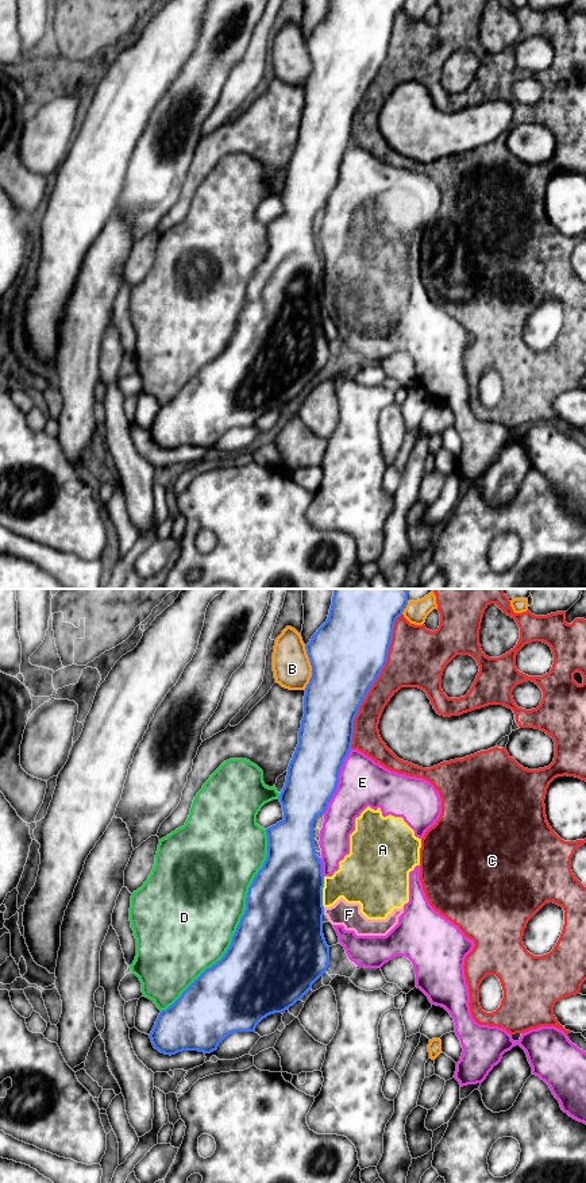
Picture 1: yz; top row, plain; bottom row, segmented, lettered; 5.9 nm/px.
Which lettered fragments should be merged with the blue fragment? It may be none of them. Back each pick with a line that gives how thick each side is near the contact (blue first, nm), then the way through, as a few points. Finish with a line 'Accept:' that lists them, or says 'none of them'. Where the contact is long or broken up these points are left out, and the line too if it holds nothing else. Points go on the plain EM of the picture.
Accept: none of them

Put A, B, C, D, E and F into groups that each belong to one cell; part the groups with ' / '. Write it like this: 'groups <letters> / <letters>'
groups A E F / B / C / D

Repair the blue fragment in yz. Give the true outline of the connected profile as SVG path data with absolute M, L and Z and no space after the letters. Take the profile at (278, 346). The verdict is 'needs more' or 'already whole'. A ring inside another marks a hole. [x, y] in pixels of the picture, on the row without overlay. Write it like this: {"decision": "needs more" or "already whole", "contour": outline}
{"decision": "already whole", "contour": "M331 0L327 16L305 41L312 72L305 82L304 112L298 139L288 162L278 192L284 215L266 224L267 253L248 282L246 305L224 351L207 363L166 405L149 429L155 444L165 450L182 446L211 448L232 428L254 427L270 409L282 408L300 396L329 361L329 342L323 330L323 258L316 250L313 219L324 209L339 178L344 154L352 144L354 115L371 81L388 57L396 15L406 0Z"}

